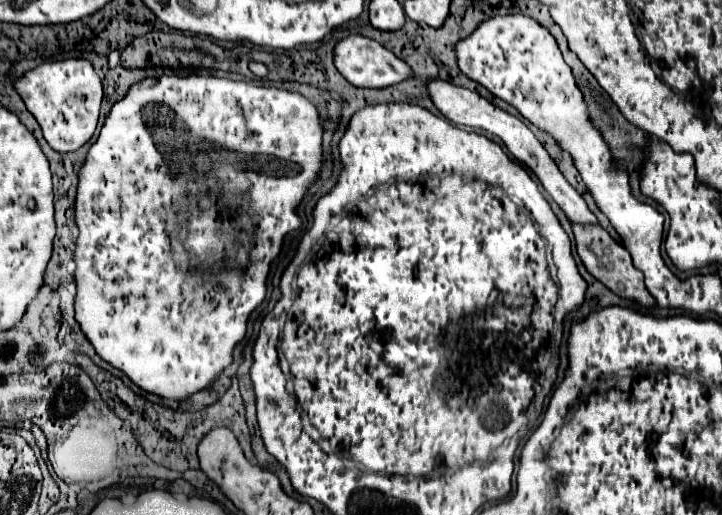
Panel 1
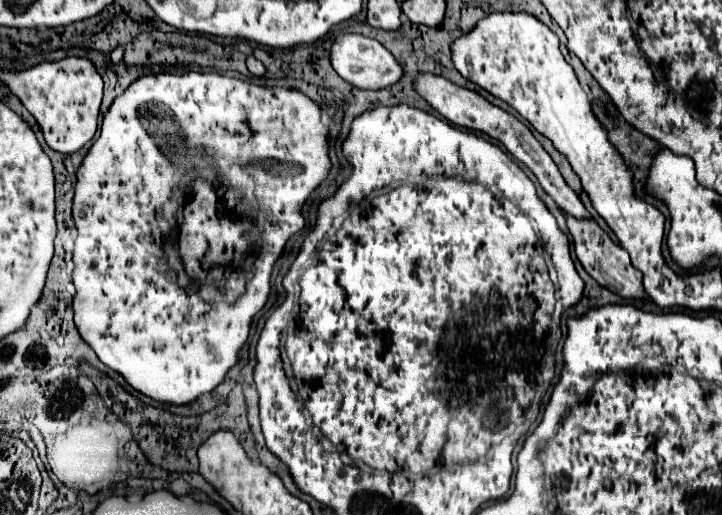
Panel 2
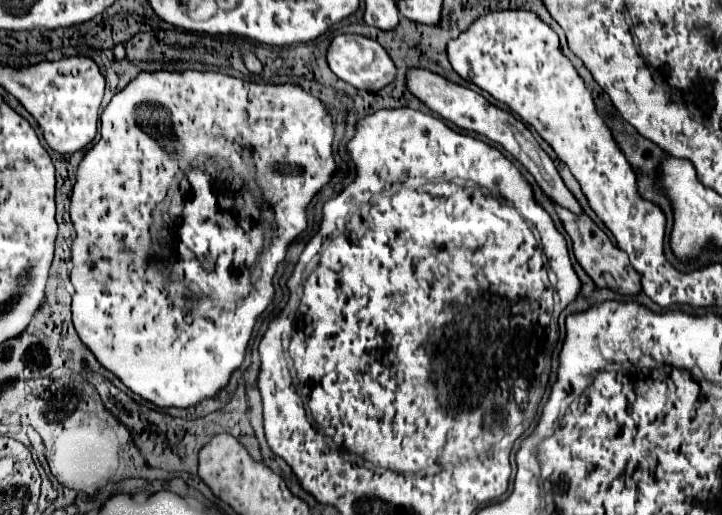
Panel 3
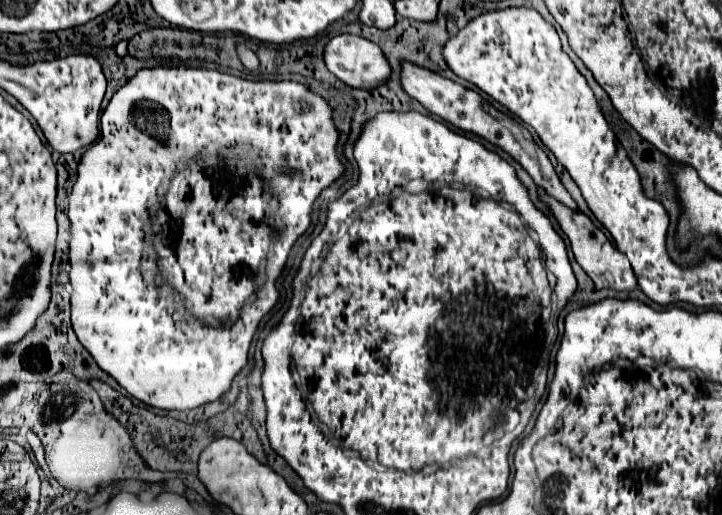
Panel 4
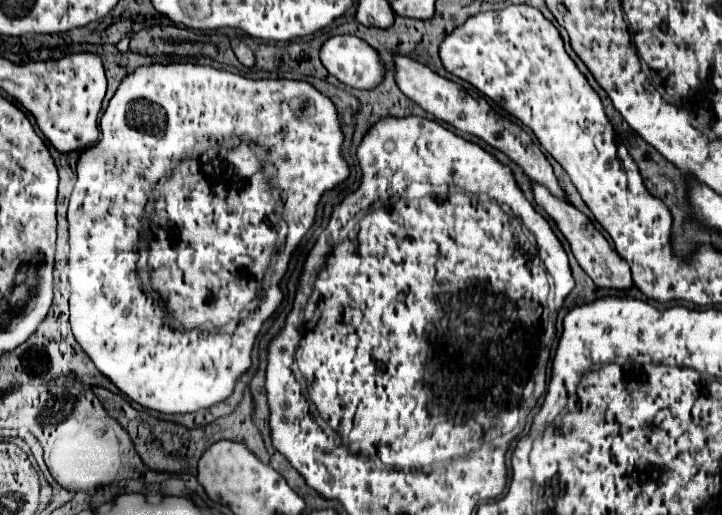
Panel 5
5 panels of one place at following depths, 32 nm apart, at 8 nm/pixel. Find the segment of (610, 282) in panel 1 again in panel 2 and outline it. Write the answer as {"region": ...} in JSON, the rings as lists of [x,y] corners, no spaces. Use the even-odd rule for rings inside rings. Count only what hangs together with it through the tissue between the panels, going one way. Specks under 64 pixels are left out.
{"region":[[[562,212],[568,224],[568,230],[574,240],[574,252],[584,266],[584,270],[604,288],[624,296],[624,298],[644,298],[644,288],[642,288],[642,276],[640,272],[630,264],[628,252],[620,248],[618,244],[612,242],[612,238],[594,222],[594,220],[576,220],[568,212]]]}

